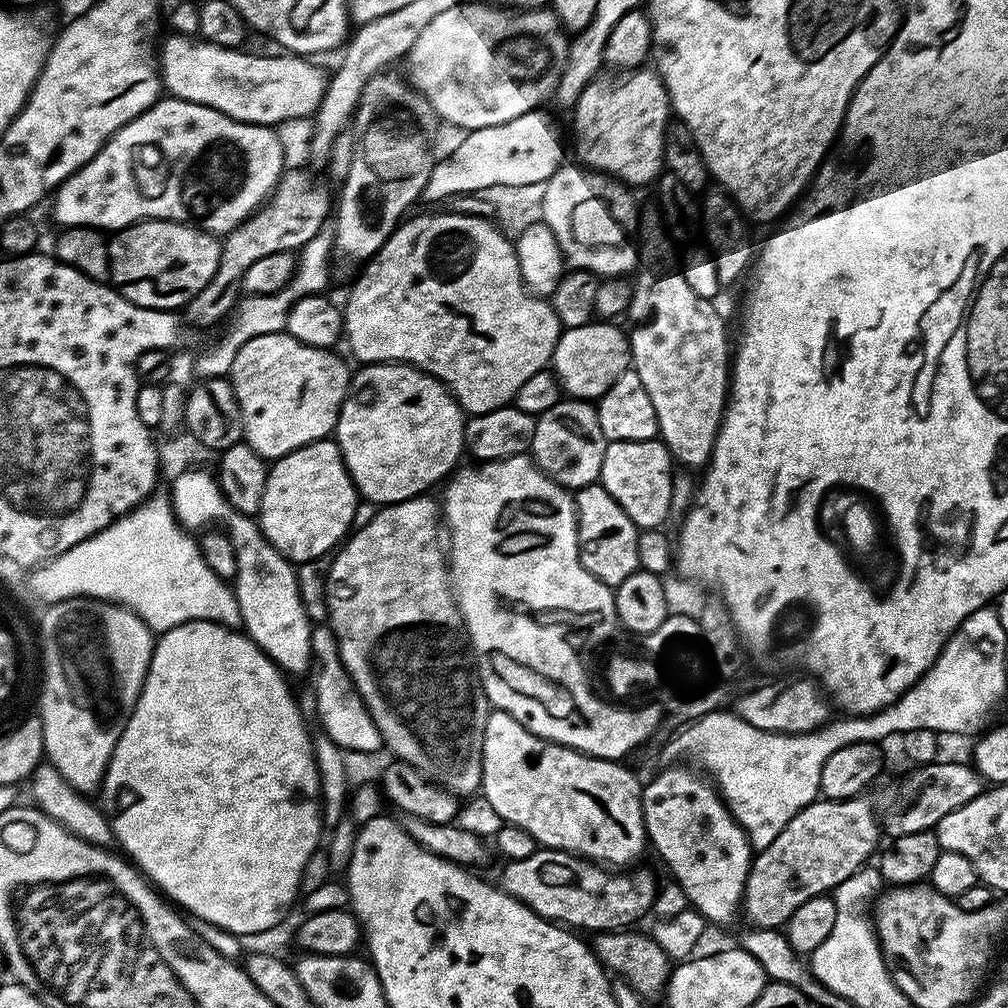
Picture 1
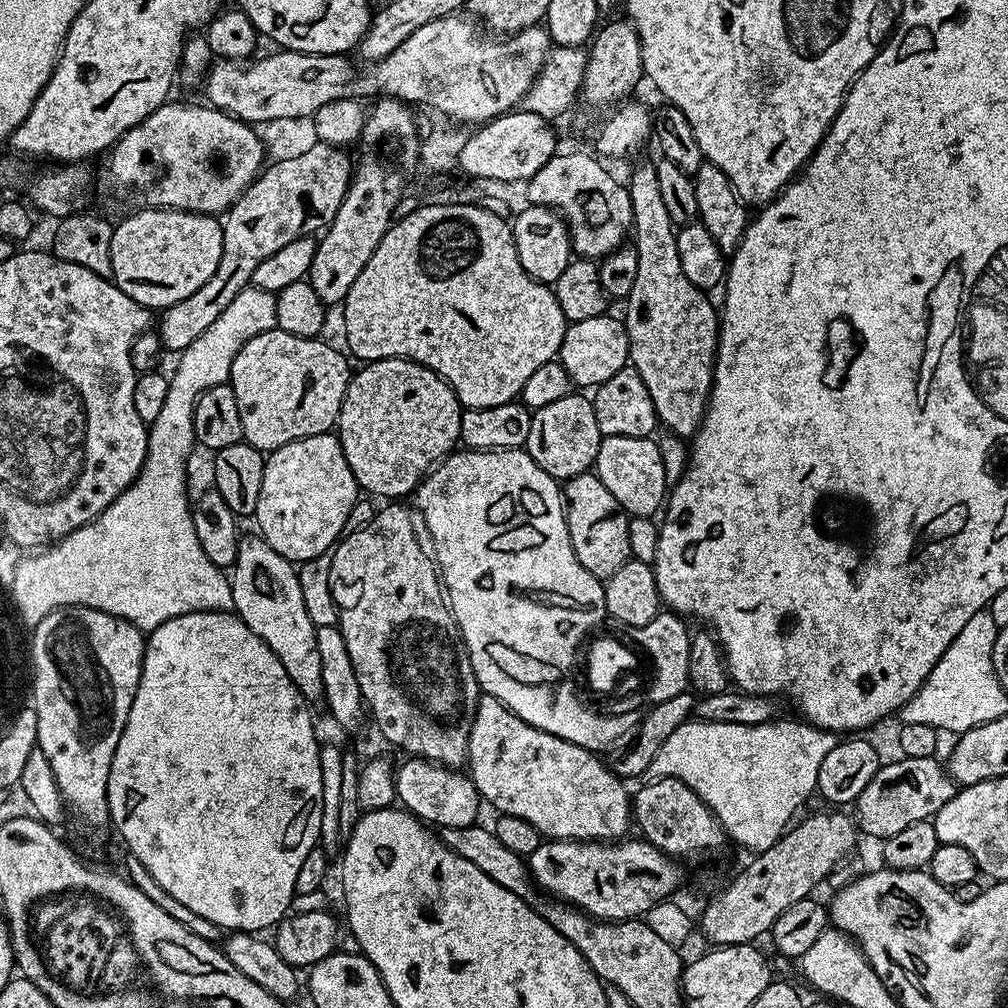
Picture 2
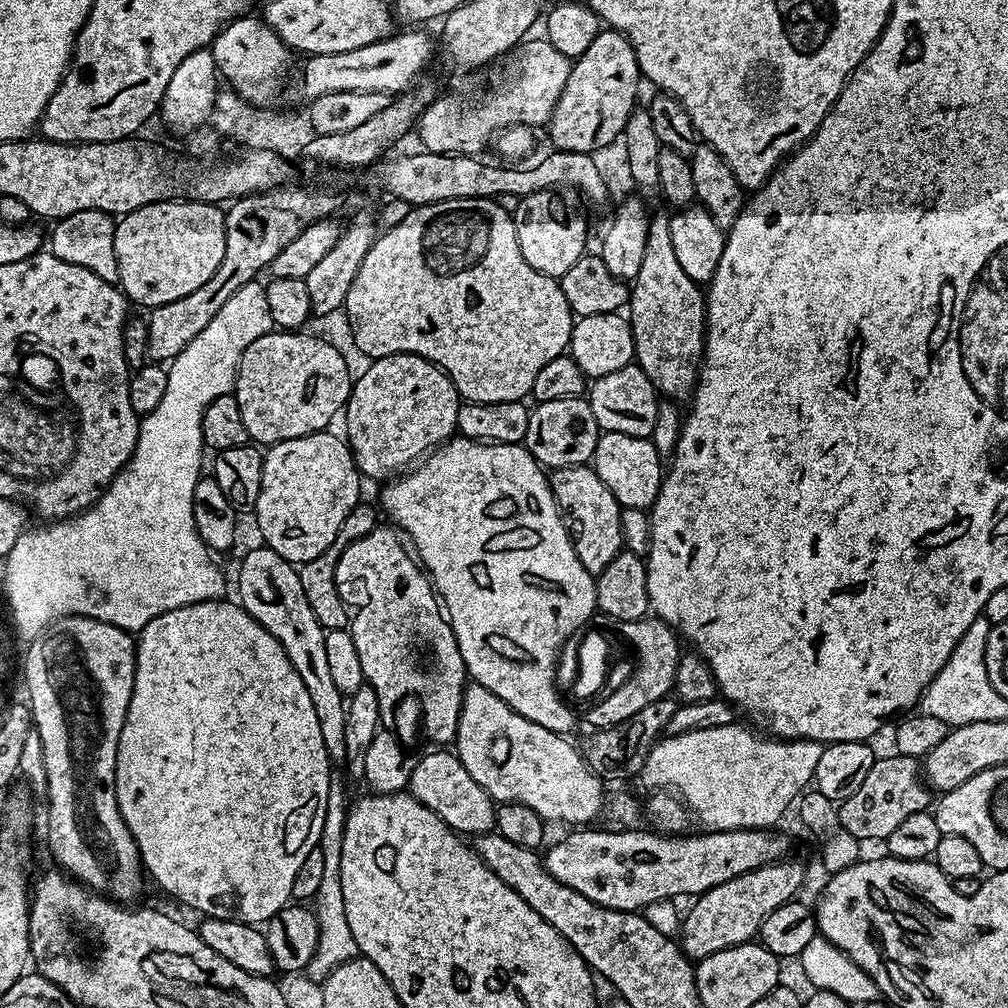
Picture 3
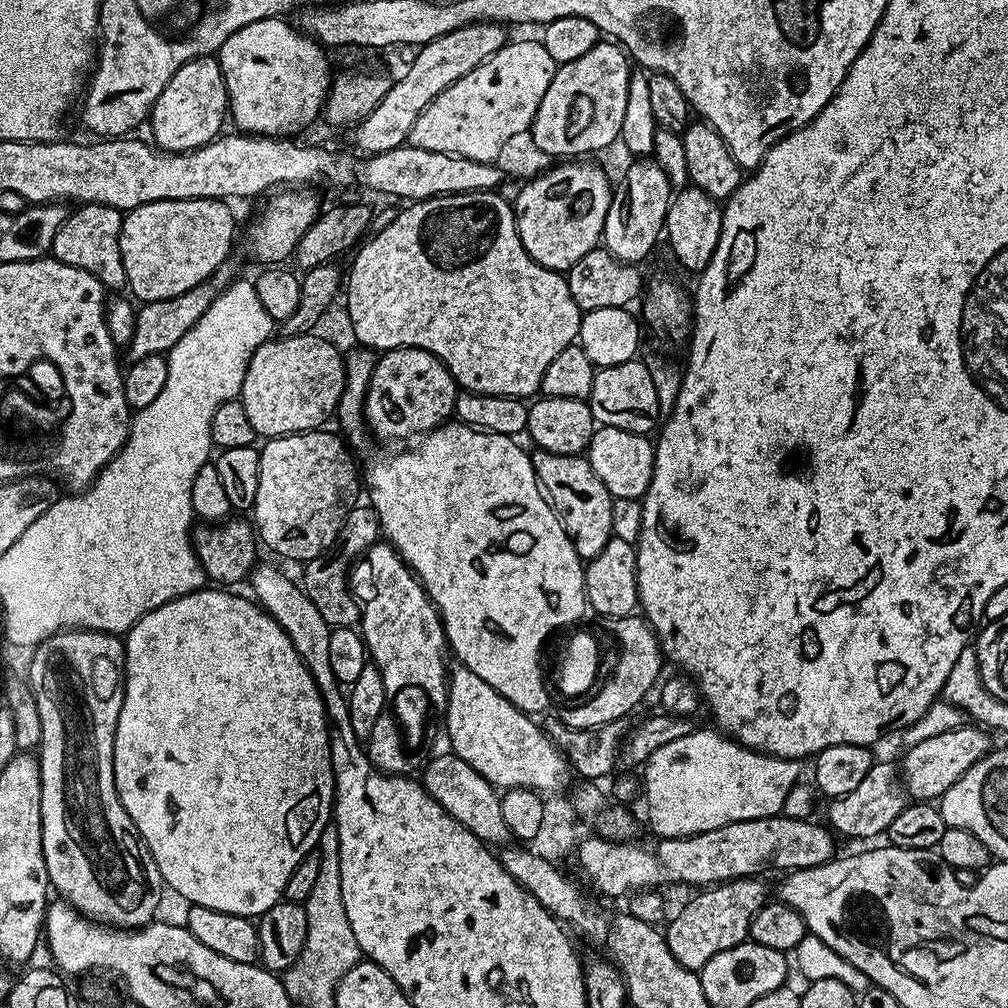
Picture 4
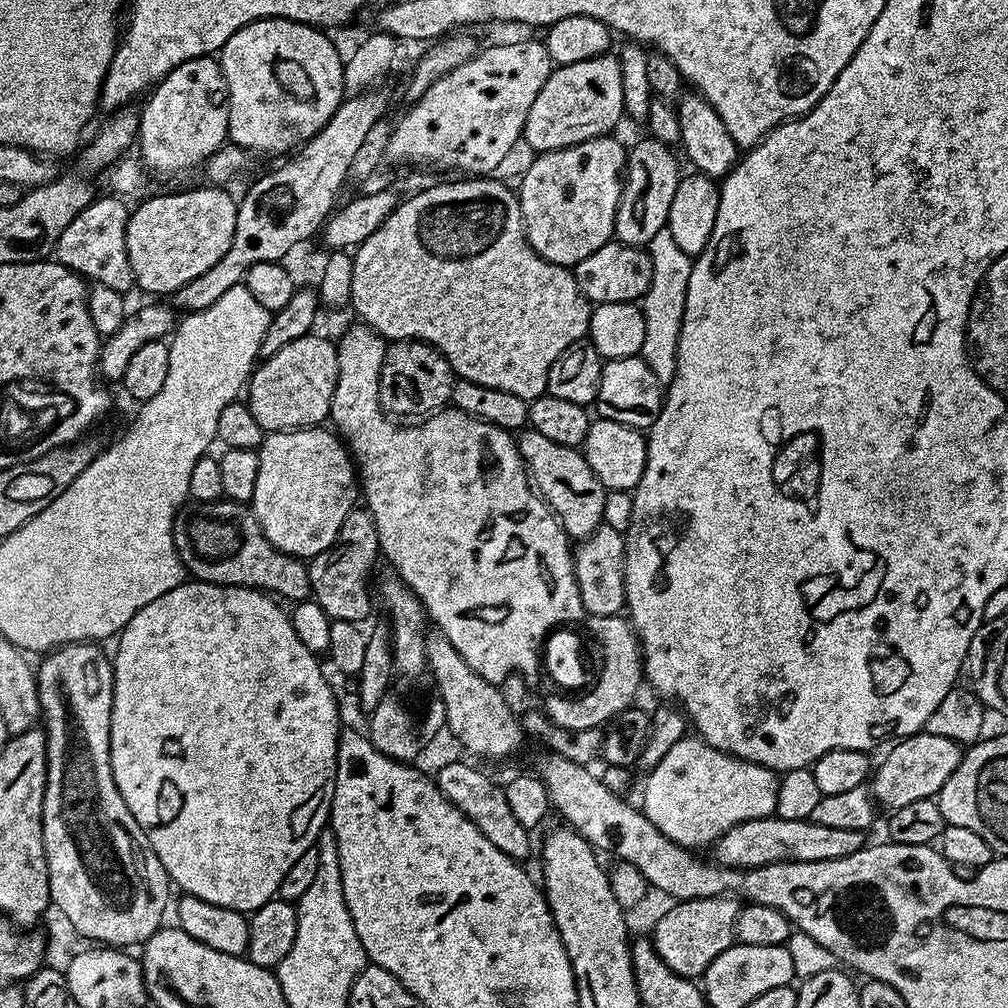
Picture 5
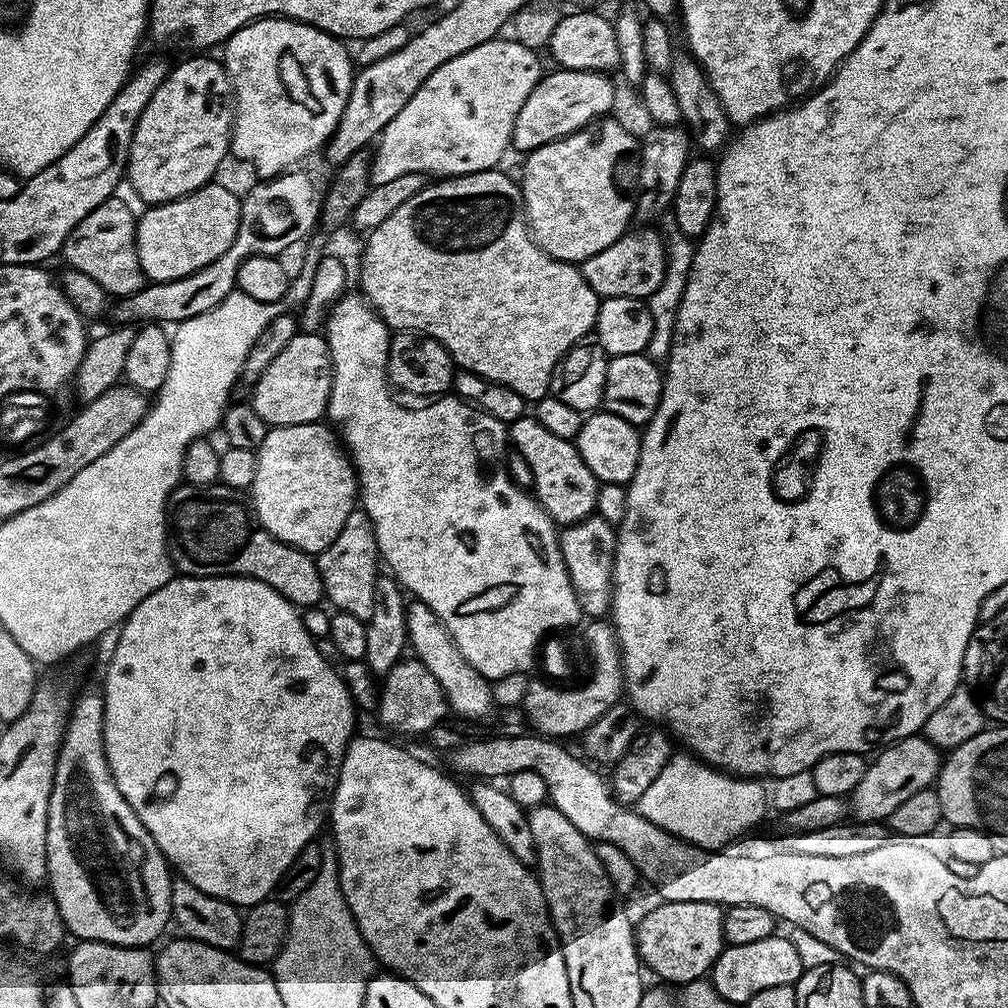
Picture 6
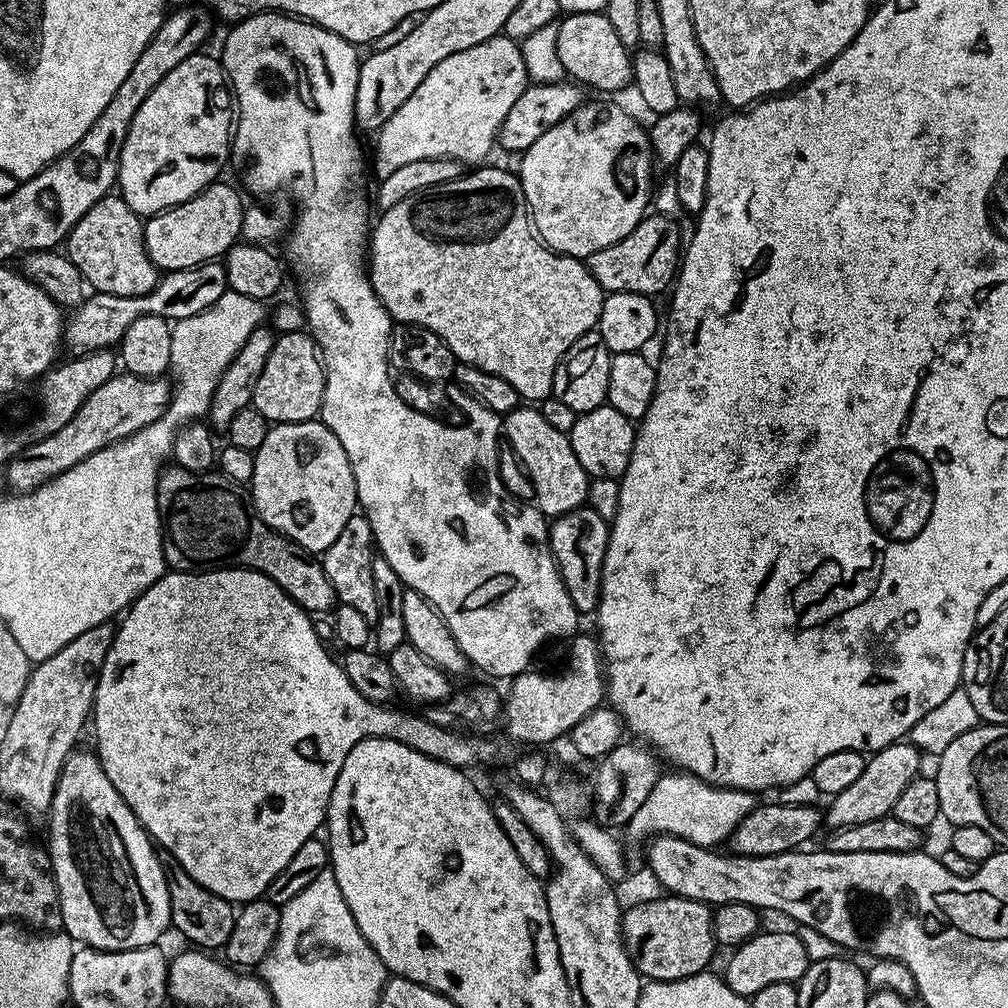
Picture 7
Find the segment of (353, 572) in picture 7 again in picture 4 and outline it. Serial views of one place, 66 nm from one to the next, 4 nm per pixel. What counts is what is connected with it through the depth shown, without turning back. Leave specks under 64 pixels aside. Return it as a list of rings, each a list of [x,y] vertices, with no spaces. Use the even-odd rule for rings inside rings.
[[[371,506],[351,508],[340,524],[338,534],[331,546],[303,565],[303,590],[310,598],[310,602],[314,602],[318,614],[322,614],[322,619],[327,622],[329,628],[351,628],[359,625],[362,608],[352,594],[350,573],[357,559],[363,556],[369,546],[377,543],[381,536],[380,519]]]

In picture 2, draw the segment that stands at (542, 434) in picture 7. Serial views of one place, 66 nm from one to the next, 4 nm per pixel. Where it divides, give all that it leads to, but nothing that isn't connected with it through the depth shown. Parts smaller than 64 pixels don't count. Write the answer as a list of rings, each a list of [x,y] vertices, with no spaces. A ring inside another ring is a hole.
[[[595,471],[583,472],[563,481],[562,495],[564,517],[568,523],[570,542],[574,546],[578,562],[602,582],[608,581],[632,555],[628,513],[620,505],[618,498],[614,498],[614,494],[610,494],[610,490],[602,486]]]

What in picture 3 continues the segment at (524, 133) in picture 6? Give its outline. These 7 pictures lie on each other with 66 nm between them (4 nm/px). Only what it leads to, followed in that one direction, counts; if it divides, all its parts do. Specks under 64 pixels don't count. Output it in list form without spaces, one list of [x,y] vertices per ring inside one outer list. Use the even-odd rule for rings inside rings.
[[[601,29],[589,49],[573,61],[566,86],[552,111],[548,123],[552,146],[587,154],[617,141],[635,111],[640,84],[640,67],[629,40],[622,32]]]

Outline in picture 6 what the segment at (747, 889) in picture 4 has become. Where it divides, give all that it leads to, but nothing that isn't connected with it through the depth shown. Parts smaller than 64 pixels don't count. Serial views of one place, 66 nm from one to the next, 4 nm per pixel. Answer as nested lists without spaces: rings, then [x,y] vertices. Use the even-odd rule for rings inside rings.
[[[660,902],[657,905],[635,925],[636,951],[643,967],[677,986],[705,979],[726,947],[725,909],[710,902]]]

